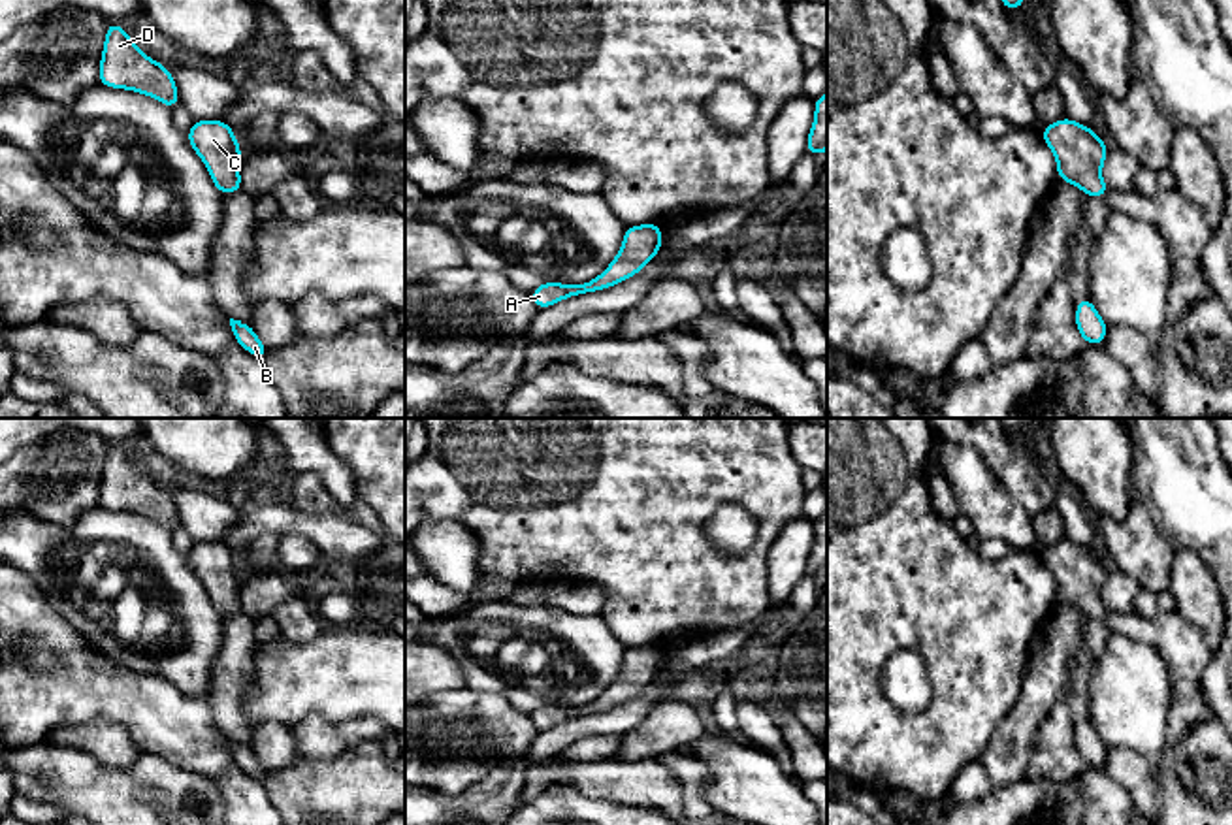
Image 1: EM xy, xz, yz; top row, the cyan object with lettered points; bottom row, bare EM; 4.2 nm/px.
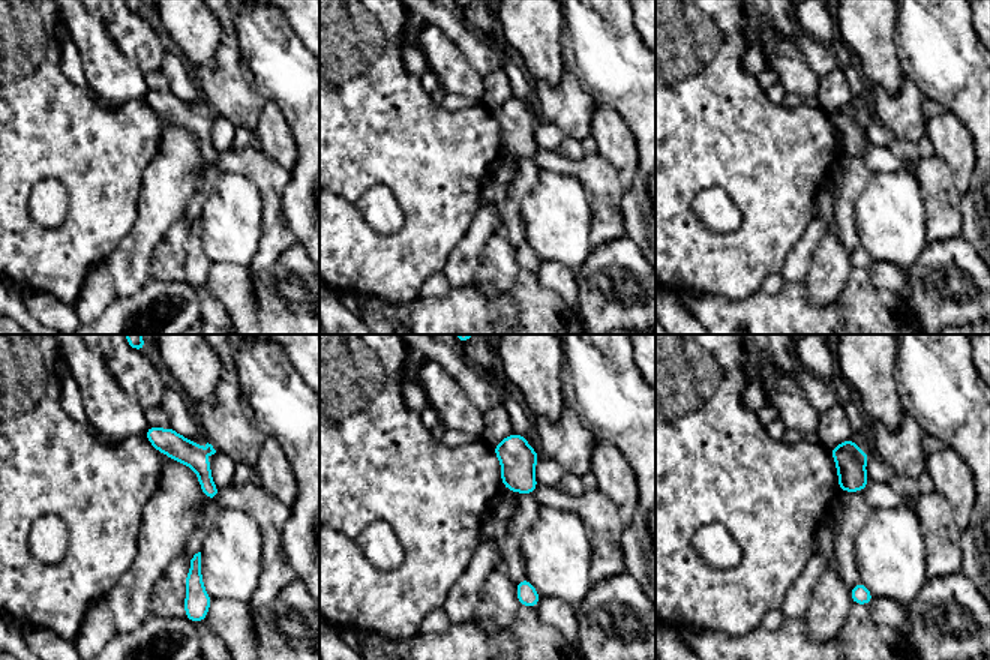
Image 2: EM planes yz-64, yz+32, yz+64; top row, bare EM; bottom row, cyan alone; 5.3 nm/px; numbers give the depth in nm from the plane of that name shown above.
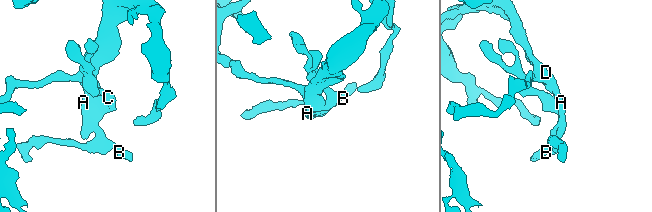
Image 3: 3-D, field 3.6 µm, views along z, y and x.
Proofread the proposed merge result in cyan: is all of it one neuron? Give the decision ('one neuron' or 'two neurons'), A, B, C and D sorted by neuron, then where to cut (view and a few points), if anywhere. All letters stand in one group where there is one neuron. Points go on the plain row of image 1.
one neuron | A B C D | no cut

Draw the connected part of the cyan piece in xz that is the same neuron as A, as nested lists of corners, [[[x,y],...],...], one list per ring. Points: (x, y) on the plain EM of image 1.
[[[657,644],[627,648],[622,671],[610,688],[590,704],[559,706],[552,701],[529,714],[537,731],[546,731],[573,718],[607,712],[639,693],[656,680],[663,665],[663,654]]]

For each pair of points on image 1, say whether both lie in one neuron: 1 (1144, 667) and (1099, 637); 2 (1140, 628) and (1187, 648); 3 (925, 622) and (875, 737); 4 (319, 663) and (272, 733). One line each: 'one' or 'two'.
1: two
2: one
3: one
4: two

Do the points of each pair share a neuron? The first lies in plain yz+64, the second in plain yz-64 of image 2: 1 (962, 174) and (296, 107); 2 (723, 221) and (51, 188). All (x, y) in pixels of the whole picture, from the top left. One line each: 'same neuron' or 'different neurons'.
1: different neurons
2: same neuron

